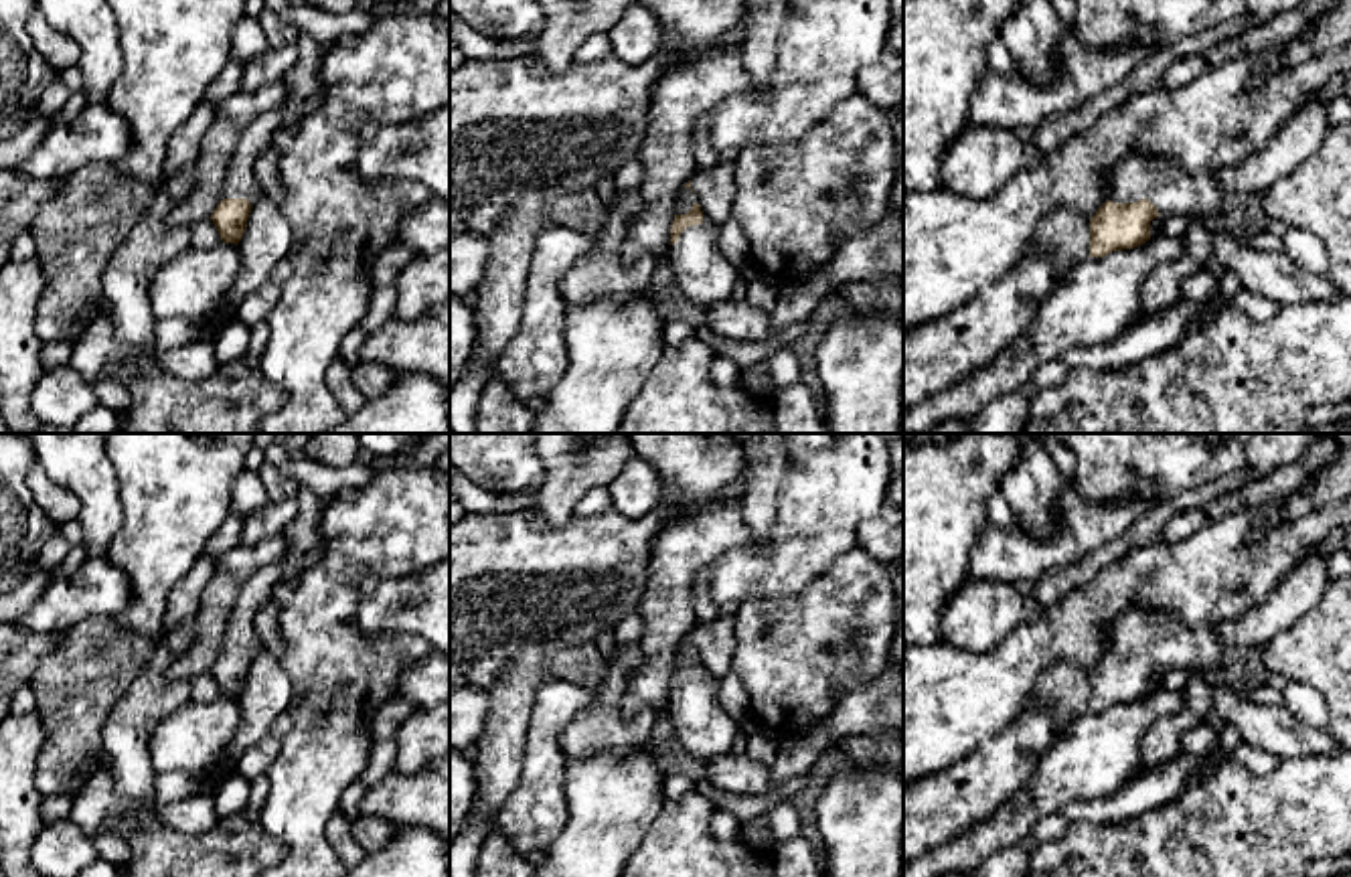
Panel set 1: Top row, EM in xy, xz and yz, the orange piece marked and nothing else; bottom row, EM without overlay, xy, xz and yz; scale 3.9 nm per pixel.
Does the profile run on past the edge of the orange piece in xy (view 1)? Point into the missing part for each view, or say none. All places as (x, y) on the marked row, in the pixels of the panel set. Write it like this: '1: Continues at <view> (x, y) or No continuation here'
1: Continues at xy (304, 80)

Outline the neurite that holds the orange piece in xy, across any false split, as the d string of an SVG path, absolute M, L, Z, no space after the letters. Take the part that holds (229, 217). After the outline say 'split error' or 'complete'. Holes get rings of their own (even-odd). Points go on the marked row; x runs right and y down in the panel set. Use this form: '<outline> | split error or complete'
M302 38L296 47L300 57L284 77L288 87L286 101L277 109L257 115L245 128L227 166L223 198L211 215L225 243L237 245L241 241L251 207L261 196L261 186L253 174L255 160L271 146L273 134L284 124L314 111L322 101L322 63L332 47L322 47L312 38Z | split error

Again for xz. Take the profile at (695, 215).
M689 180L677 196L668 247L672 280L689 306L707 306L731 298L739 267L721 255L717 237L719 227L701 211Z | split error

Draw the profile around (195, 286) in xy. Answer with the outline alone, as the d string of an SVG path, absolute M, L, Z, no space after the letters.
M219 241L209 249L190 245L156 271L150 284L154 316L190 320L201 330L217 328L225 322L241 263L241 251L235 243Z

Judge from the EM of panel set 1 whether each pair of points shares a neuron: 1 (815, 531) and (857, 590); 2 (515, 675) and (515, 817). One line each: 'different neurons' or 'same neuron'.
1: different neurons
2: different neurons

